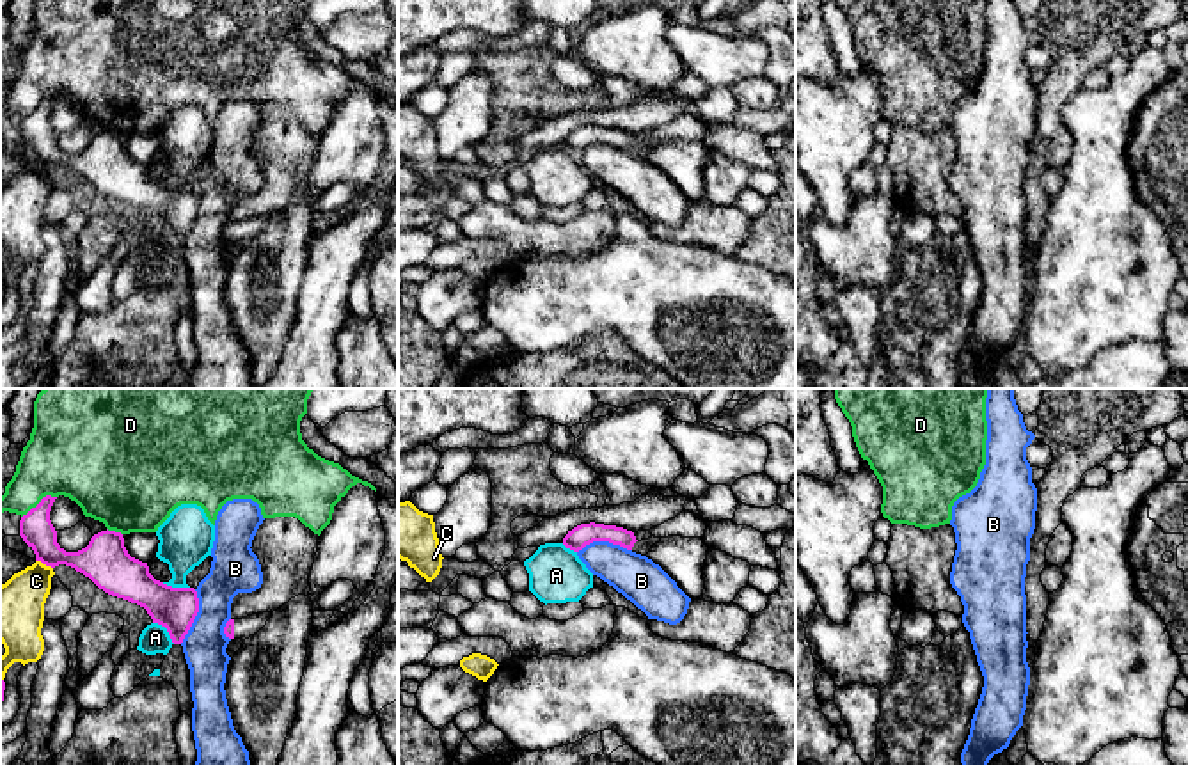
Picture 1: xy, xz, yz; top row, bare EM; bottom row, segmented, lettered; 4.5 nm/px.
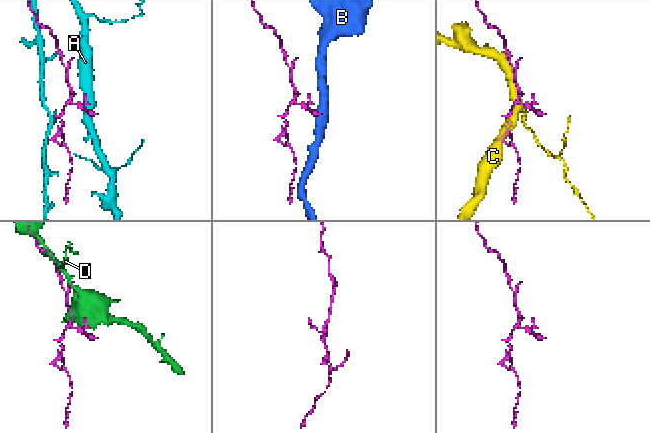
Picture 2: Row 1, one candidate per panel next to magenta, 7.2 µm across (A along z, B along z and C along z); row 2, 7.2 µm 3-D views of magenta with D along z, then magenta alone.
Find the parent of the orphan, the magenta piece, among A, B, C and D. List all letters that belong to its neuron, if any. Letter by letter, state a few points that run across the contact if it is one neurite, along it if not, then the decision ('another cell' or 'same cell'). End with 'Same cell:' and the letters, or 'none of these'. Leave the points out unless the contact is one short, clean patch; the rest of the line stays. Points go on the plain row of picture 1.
A: another cell
B: line xy (196, 192), (198, 217), (180, 245); another cell
C: another cell
D: another cell
Same cell: none of these

